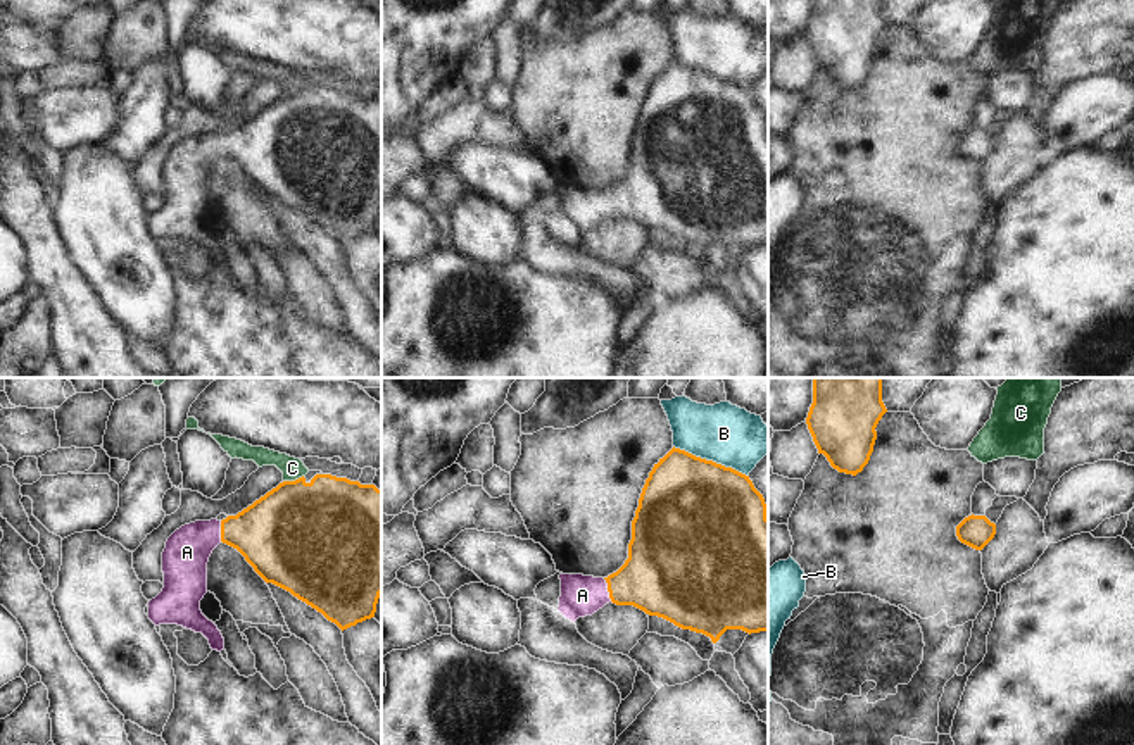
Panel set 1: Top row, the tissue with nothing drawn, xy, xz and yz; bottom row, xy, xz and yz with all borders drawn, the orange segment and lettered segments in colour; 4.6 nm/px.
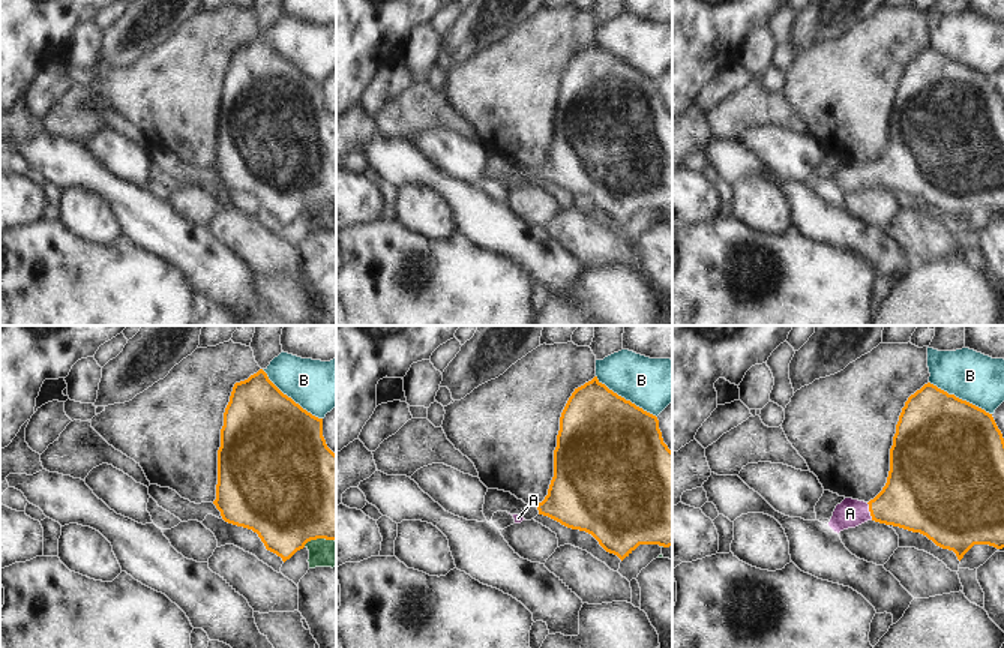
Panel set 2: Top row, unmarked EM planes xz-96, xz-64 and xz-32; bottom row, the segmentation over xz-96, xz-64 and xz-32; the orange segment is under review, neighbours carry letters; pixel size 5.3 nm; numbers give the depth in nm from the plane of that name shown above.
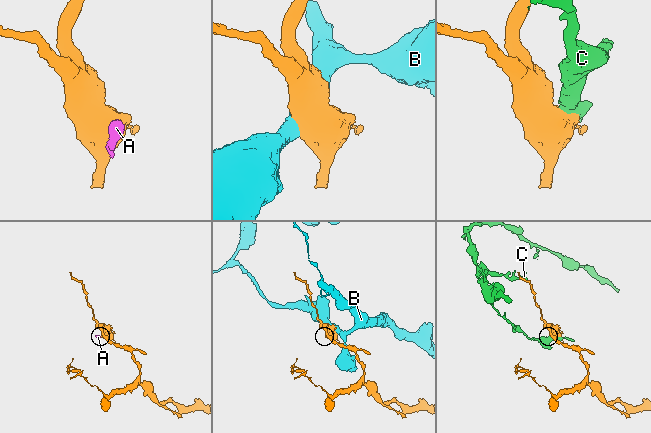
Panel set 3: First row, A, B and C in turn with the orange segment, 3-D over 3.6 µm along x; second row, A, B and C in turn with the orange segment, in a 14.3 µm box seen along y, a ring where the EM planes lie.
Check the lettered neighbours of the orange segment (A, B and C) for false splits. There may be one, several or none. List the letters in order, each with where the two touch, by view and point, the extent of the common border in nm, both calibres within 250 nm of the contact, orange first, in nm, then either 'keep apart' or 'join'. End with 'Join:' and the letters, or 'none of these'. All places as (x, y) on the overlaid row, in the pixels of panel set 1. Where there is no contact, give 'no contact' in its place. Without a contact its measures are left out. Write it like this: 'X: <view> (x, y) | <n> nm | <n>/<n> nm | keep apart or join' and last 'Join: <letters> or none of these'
A: xz (608, 590) | 120 nm | 360/190 nm | join
B: xz (711, 461) | 380 nm | 500/280 nm | keep apart
C: xy (292, 482) | 100 nm | 480/100 nm | keep apart
Join: A

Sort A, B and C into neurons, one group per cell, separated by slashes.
A / B / C

